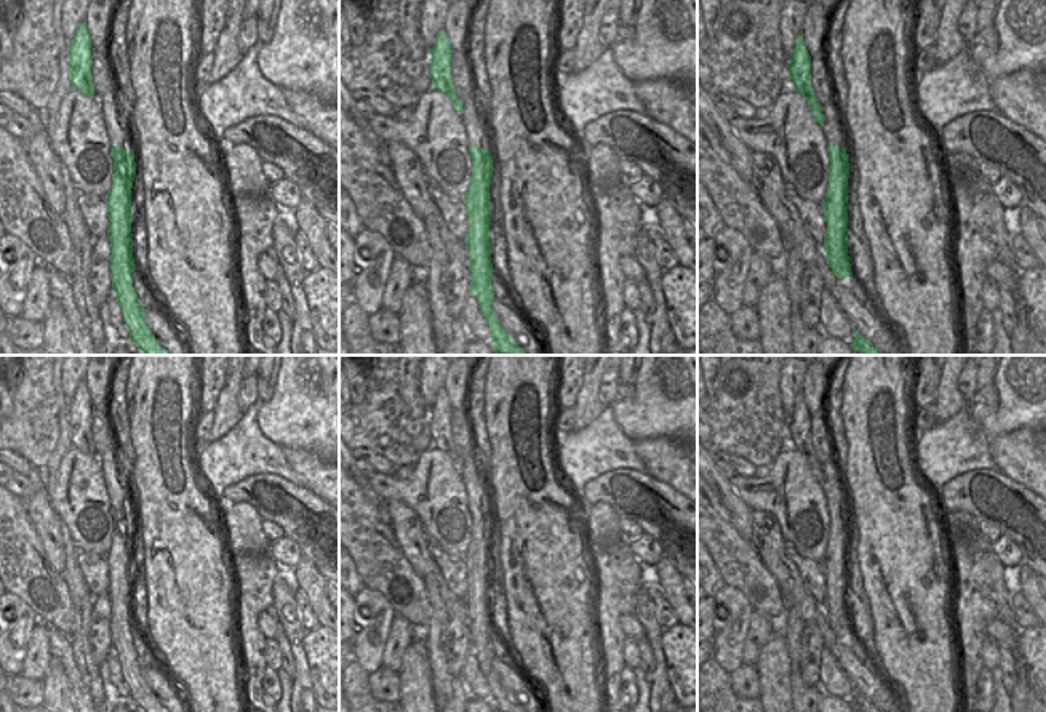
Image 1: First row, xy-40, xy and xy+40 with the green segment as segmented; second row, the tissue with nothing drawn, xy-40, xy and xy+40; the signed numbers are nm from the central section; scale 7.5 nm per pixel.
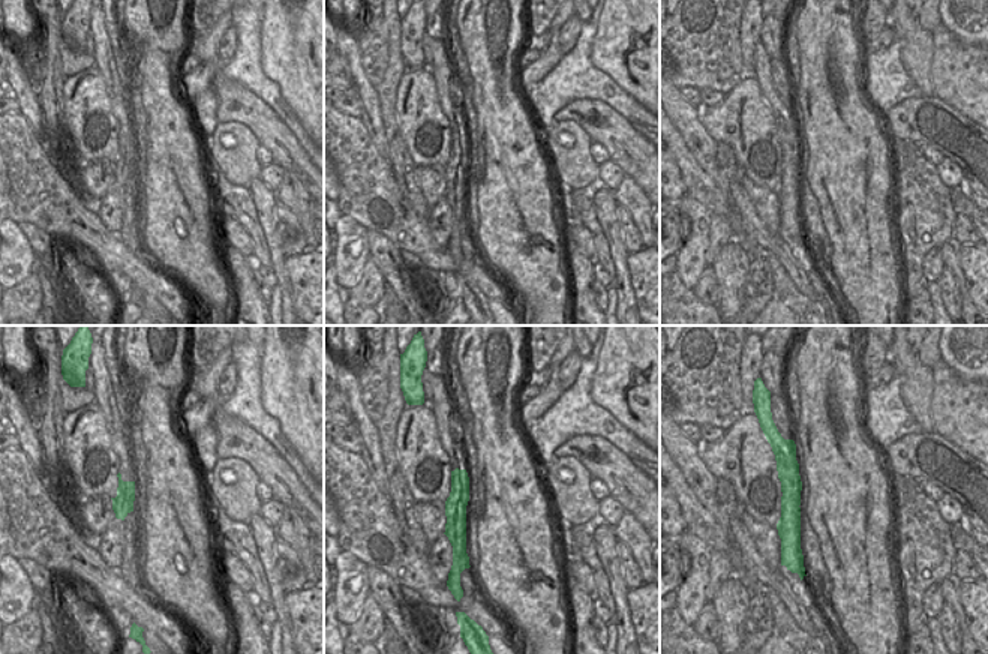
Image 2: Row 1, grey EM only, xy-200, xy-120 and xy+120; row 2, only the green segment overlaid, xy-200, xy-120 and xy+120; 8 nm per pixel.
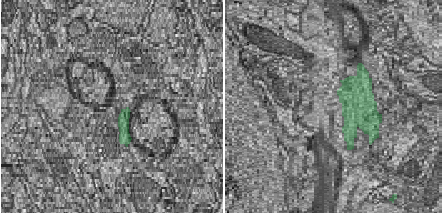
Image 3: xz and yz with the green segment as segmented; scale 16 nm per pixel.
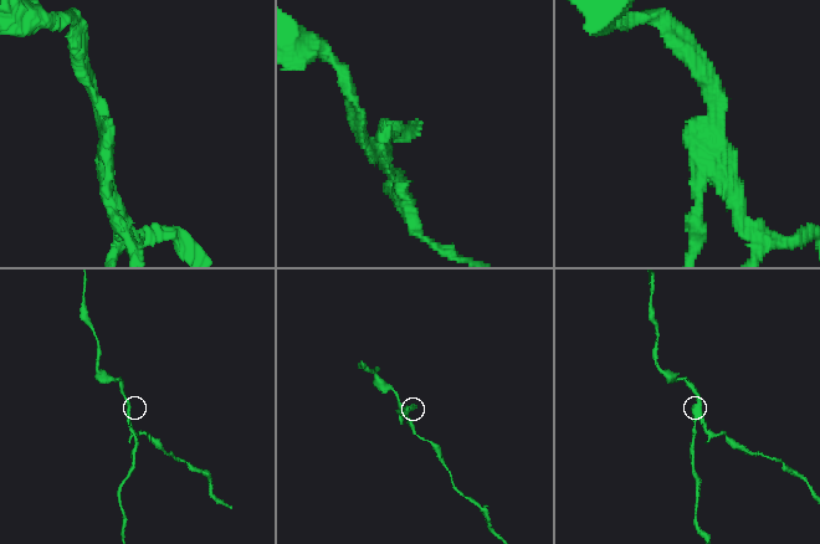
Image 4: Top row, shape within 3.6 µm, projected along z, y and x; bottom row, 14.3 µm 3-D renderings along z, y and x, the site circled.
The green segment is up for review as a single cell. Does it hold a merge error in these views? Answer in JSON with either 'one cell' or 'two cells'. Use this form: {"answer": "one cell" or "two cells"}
{"answer": "two cells"}

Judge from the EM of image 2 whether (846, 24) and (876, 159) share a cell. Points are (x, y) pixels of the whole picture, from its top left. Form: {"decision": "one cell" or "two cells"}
{"decision": "one cell"}

